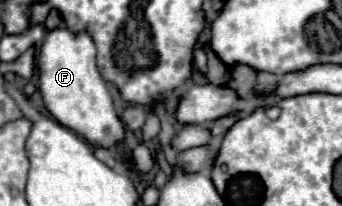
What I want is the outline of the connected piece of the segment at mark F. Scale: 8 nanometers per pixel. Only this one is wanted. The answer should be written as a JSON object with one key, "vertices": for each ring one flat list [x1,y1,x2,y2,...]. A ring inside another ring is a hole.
{"vertices":[[68,27,48,31,38,53,38,73,44,105,58,123,84,135,86,141,104,147,124,137,124,125,116,115,108,85,96,67,96,45,88,31,74,33]]}

